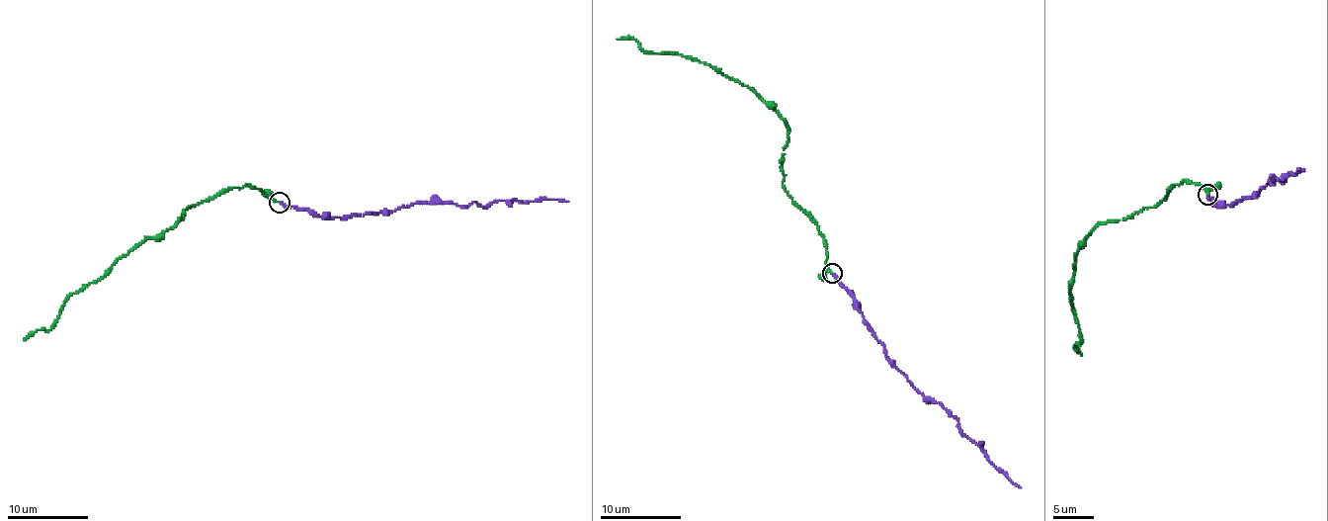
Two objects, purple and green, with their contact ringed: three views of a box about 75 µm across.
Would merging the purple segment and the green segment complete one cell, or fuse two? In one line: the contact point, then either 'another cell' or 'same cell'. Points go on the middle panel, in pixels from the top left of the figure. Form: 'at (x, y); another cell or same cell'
at (832, 273); same cell

